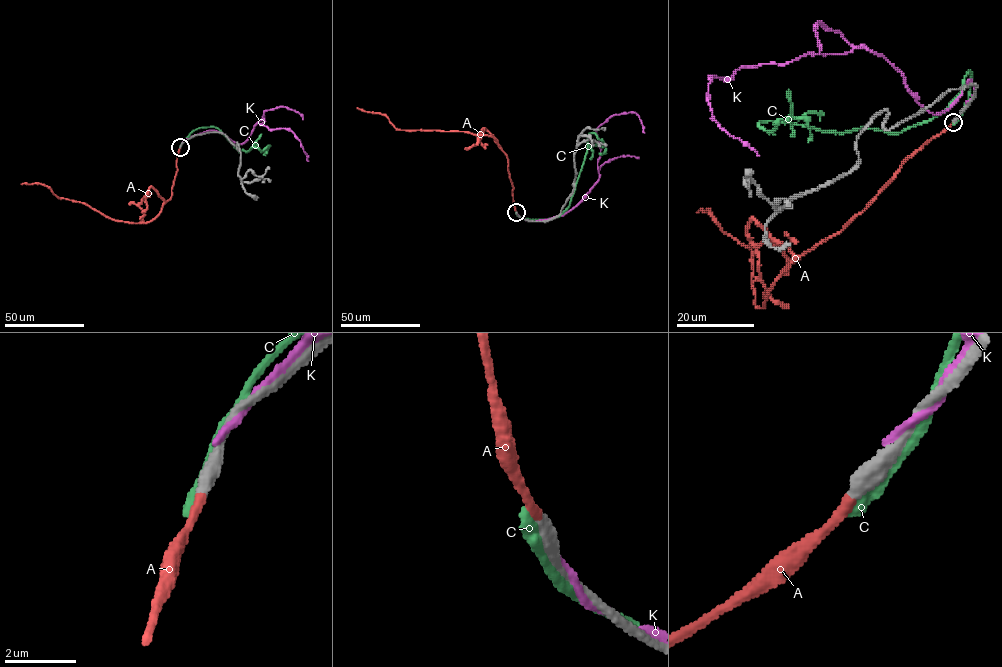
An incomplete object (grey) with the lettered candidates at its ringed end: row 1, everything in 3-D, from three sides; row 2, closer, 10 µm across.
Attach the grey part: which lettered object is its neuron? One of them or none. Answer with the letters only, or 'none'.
A

